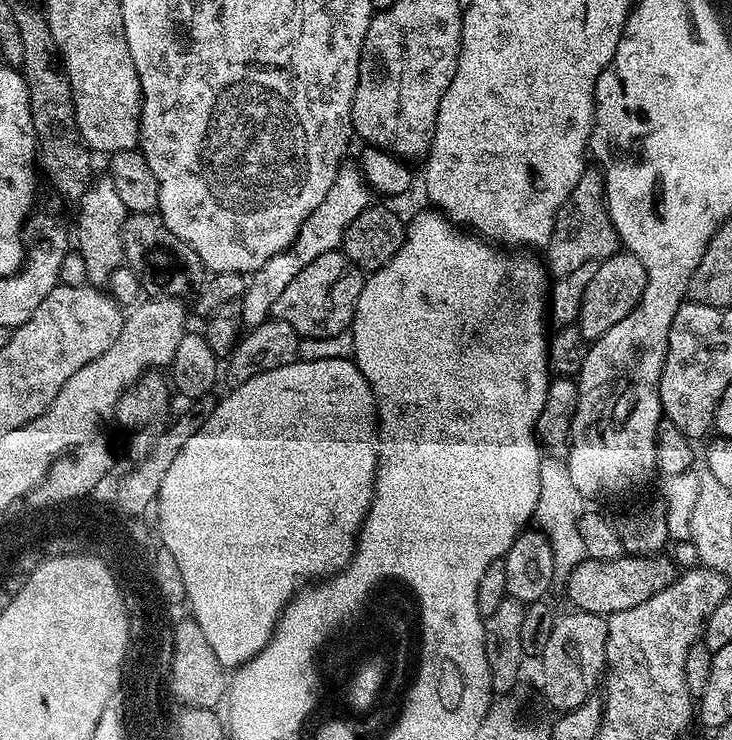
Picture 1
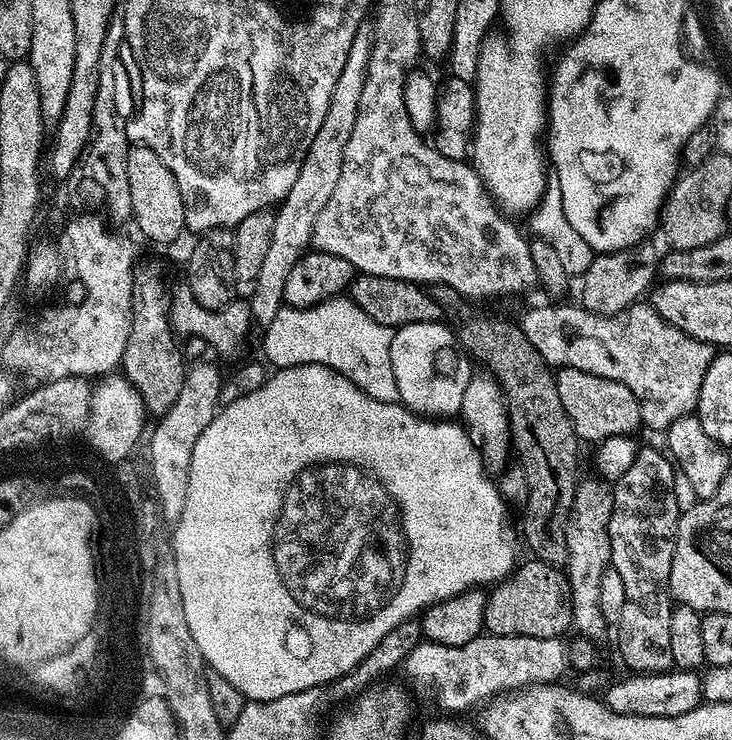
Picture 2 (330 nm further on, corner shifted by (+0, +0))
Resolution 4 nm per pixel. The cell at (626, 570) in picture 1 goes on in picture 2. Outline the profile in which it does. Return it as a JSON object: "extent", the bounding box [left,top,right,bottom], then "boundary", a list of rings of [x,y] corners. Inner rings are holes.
{"extent":[484,558,572,638],"boundary":[[[529,558],[524,564],[521,563],[516,571],[511,576],[507,576],[505,580],[500,581],[487,593],[488,601],[486,602],[486,614],[484,615],[484,632],[489,636],[525,636],[526,638],[560,638],[565,634],[564,631],[569,631],[572,628],[572,599],[570,598],[570,586],[568,585],[567,575],[559,567],[552,564],[547,564],[537,558]]]}

